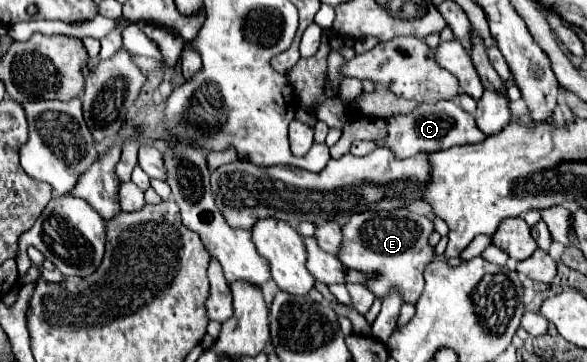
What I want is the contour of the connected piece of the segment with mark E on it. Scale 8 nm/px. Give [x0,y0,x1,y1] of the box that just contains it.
[339,209,435,303]

